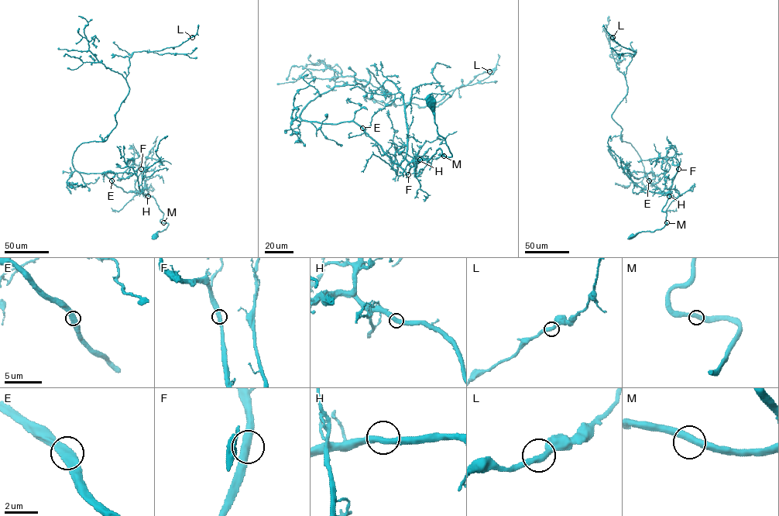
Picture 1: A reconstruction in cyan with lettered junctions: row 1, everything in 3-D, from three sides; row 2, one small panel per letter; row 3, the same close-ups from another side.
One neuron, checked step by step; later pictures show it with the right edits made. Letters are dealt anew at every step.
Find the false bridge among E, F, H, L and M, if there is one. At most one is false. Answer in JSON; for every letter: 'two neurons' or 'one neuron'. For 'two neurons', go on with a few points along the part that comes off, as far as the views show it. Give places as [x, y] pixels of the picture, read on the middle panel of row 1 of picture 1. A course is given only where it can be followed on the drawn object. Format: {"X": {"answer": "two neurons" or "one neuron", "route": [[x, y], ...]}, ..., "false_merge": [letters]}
{"E": {"answer": "one neuron"}, "F": {"answer": "one neuron"}, "H": {"answer": "one neuron"}, "L": {"answer": "one neuron"}, "M": {"answer": "one neuron"}, "false_merge": []}

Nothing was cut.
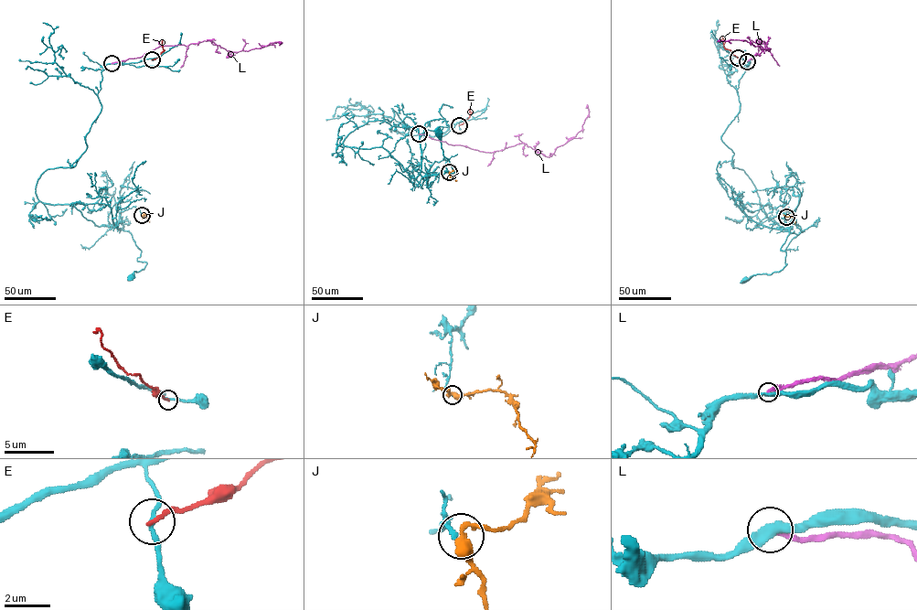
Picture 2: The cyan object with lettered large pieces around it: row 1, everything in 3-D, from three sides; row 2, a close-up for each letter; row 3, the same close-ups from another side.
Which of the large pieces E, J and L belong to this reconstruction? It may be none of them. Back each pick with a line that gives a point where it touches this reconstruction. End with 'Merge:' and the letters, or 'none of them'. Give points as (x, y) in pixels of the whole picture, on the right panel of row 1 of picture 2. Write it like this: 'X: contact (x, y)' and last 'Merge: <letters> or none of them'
J: contact (786, 217)
Merge: J

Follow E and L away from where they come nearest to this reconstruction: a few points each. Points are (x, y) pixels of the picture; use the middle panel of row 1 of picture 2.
E: (459, 125), (468, 118), (470, 110)
L: (419, 133), (485, 152), (502, 150), (524, 143), (538, 153), (549, 156), (581, 129), (589, 114), (587, 107)

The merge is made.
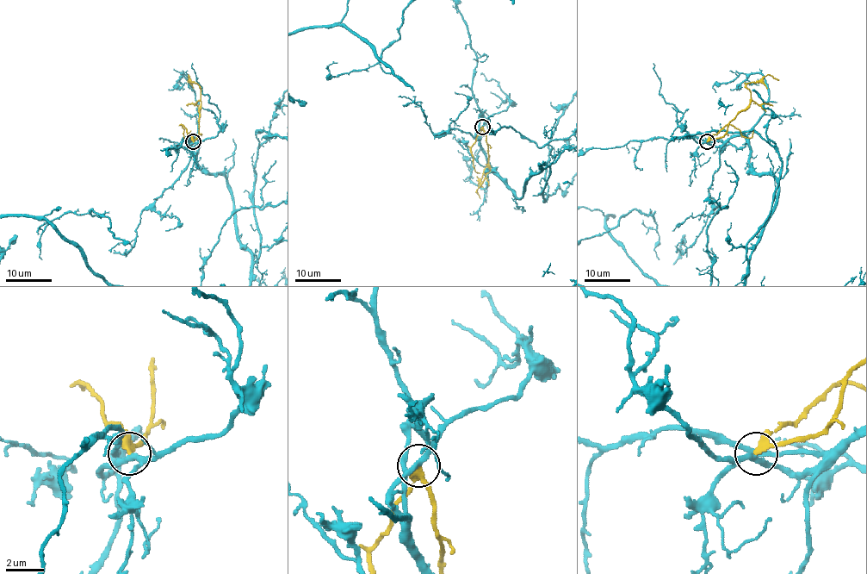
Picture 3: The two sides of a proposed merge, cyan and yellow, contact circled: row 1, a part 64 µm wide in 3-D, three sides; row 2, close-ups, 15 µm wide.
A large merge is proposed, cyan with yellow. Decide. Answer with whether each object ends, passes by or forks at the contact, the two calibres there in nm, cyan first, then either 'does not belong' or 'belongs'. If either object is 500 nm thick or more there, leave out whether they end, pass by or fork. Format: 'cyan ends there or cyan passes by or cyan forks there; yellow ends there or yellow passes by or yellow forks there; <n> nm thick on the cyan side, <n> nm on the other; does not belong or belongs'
cyan forks there; yellow passes by; 240 nm thick on the cyan side, 280 nm on the other; does not belong

